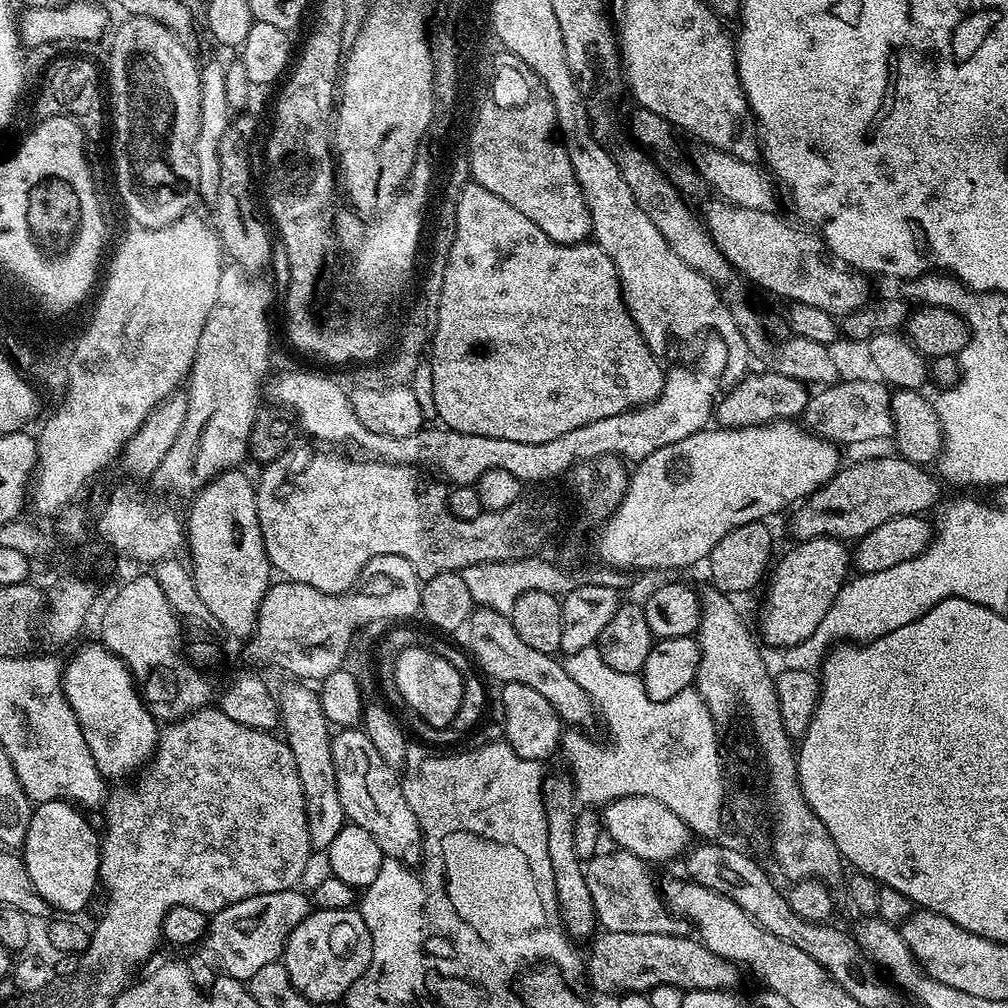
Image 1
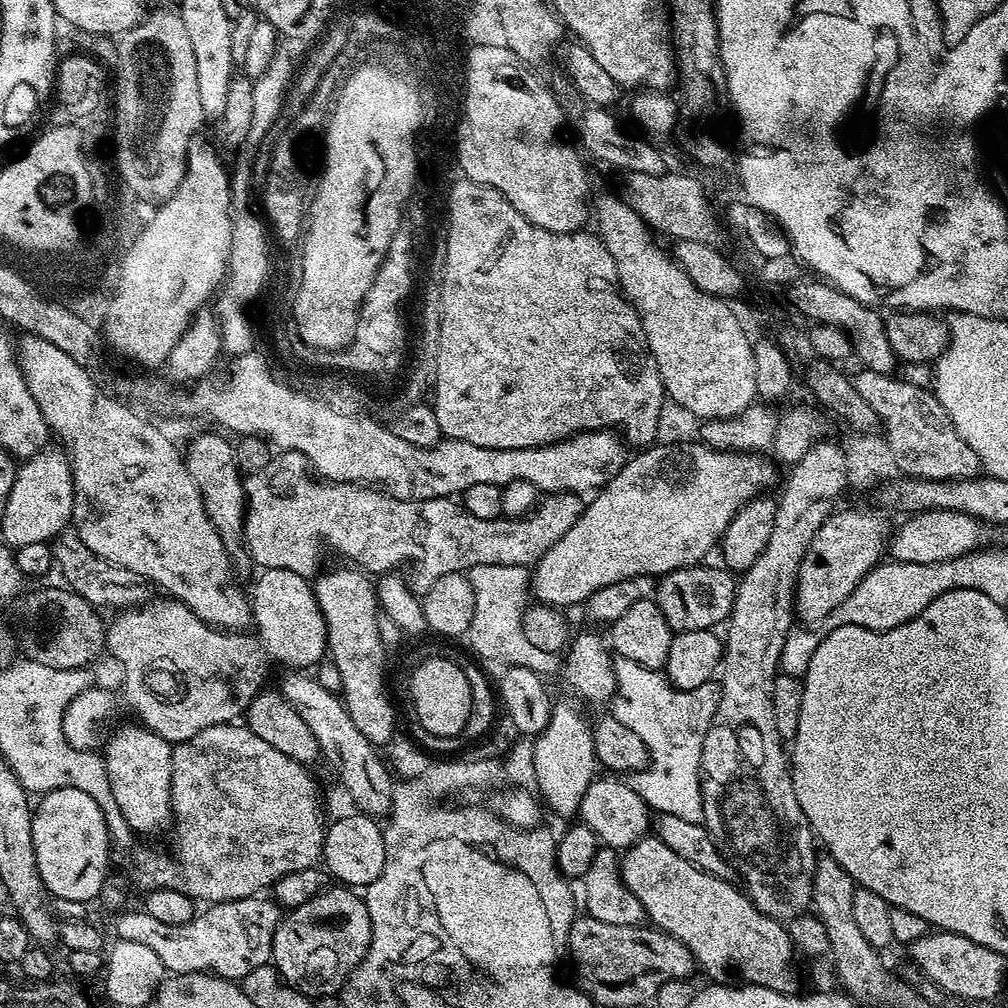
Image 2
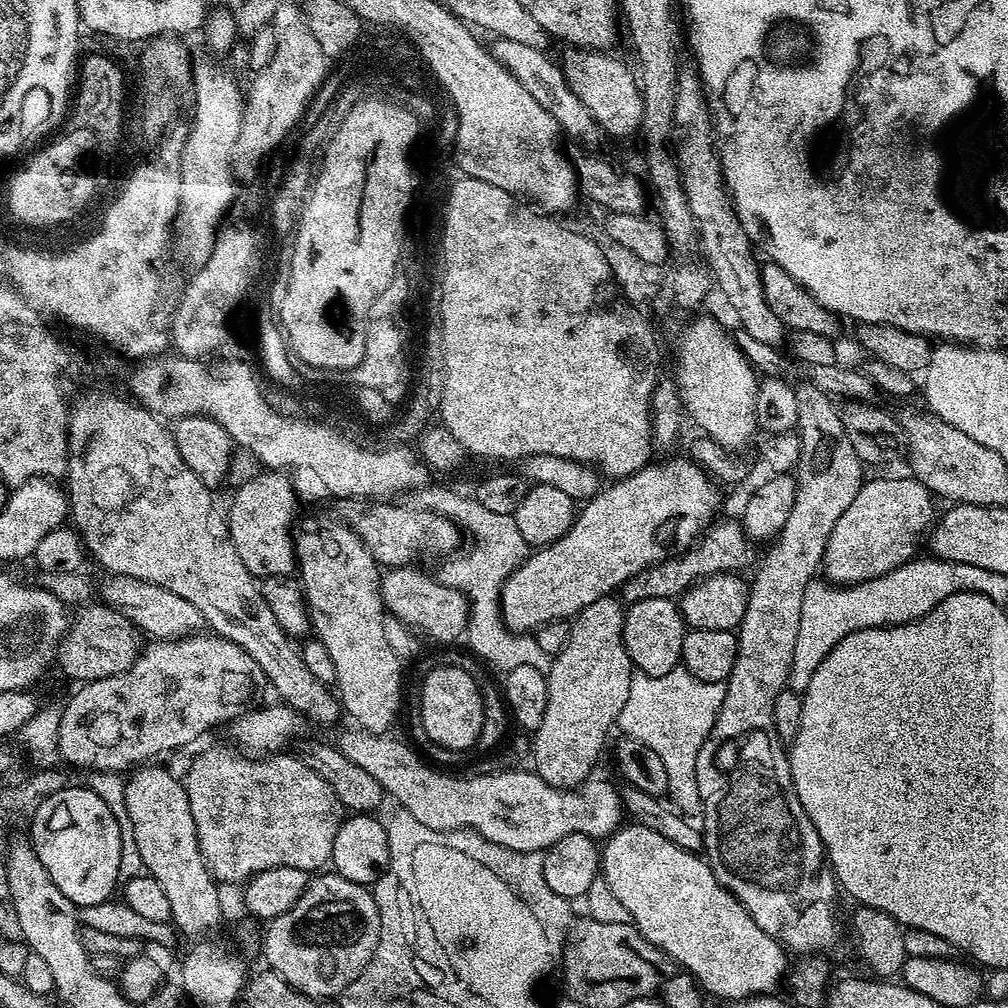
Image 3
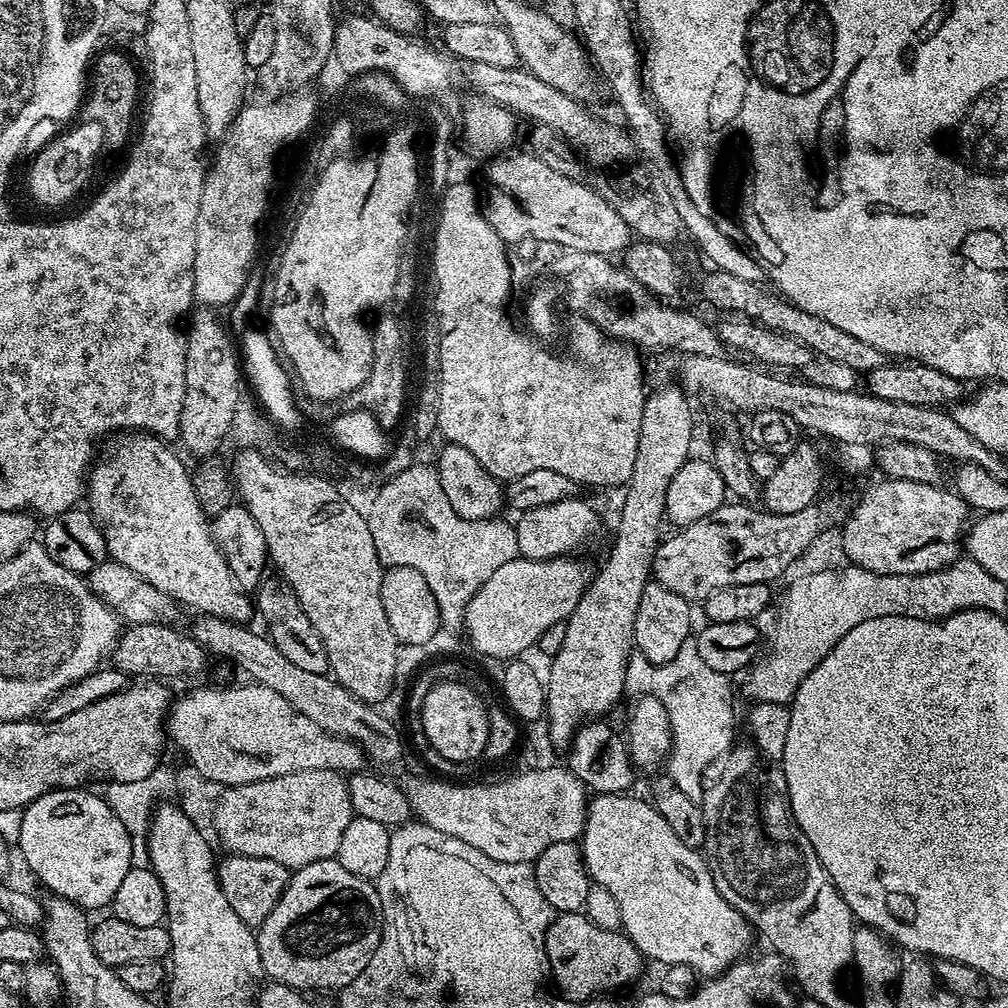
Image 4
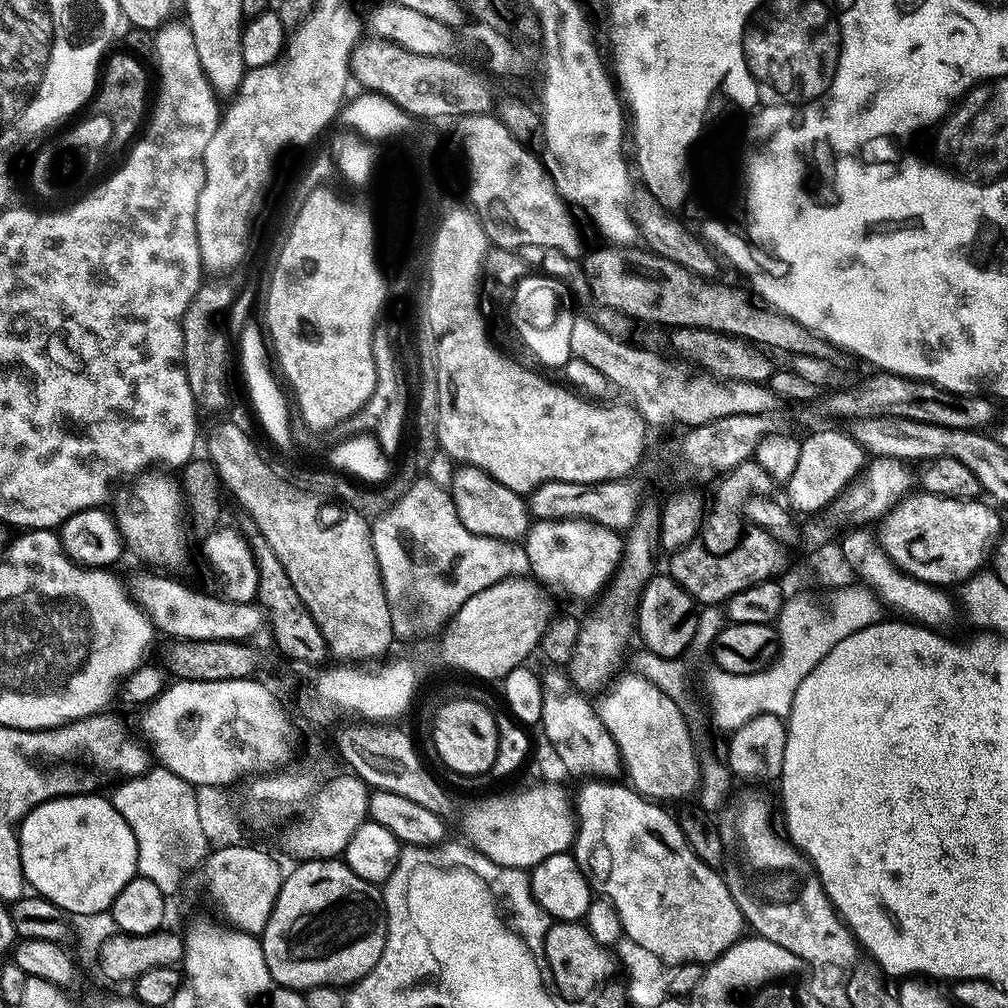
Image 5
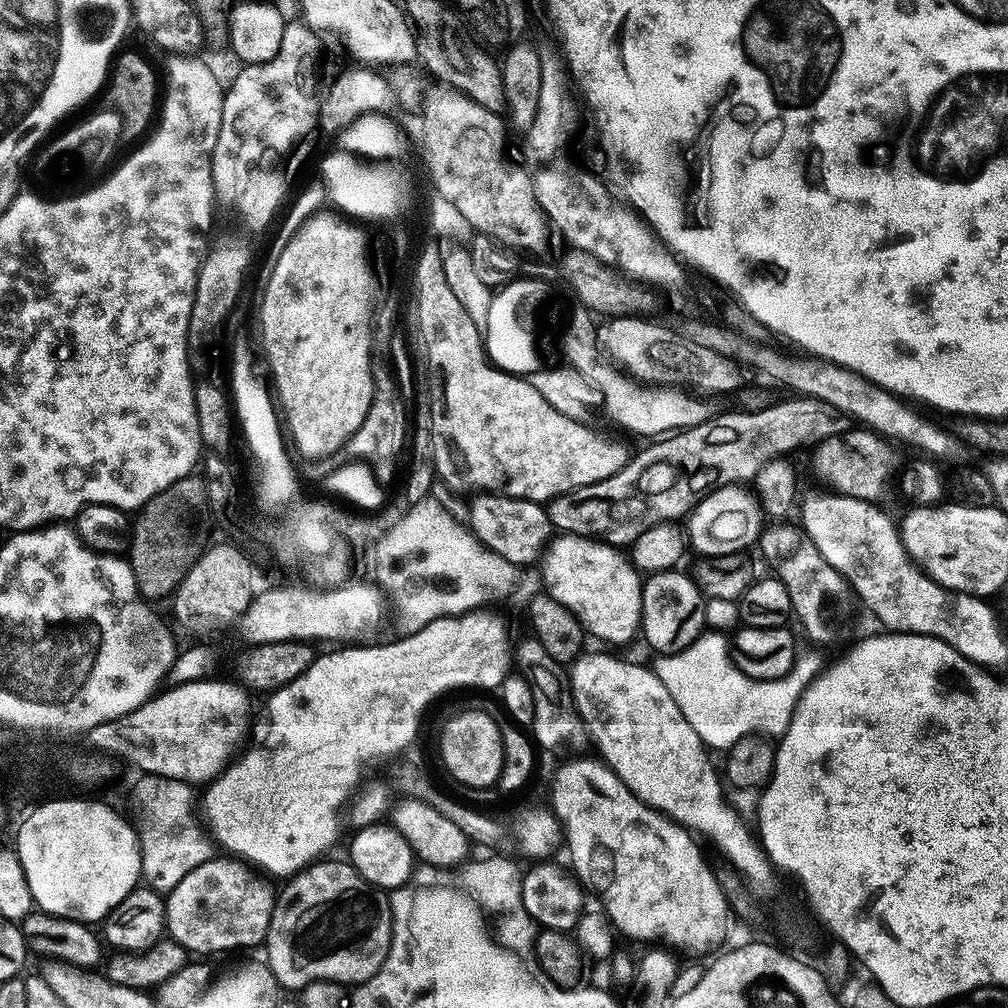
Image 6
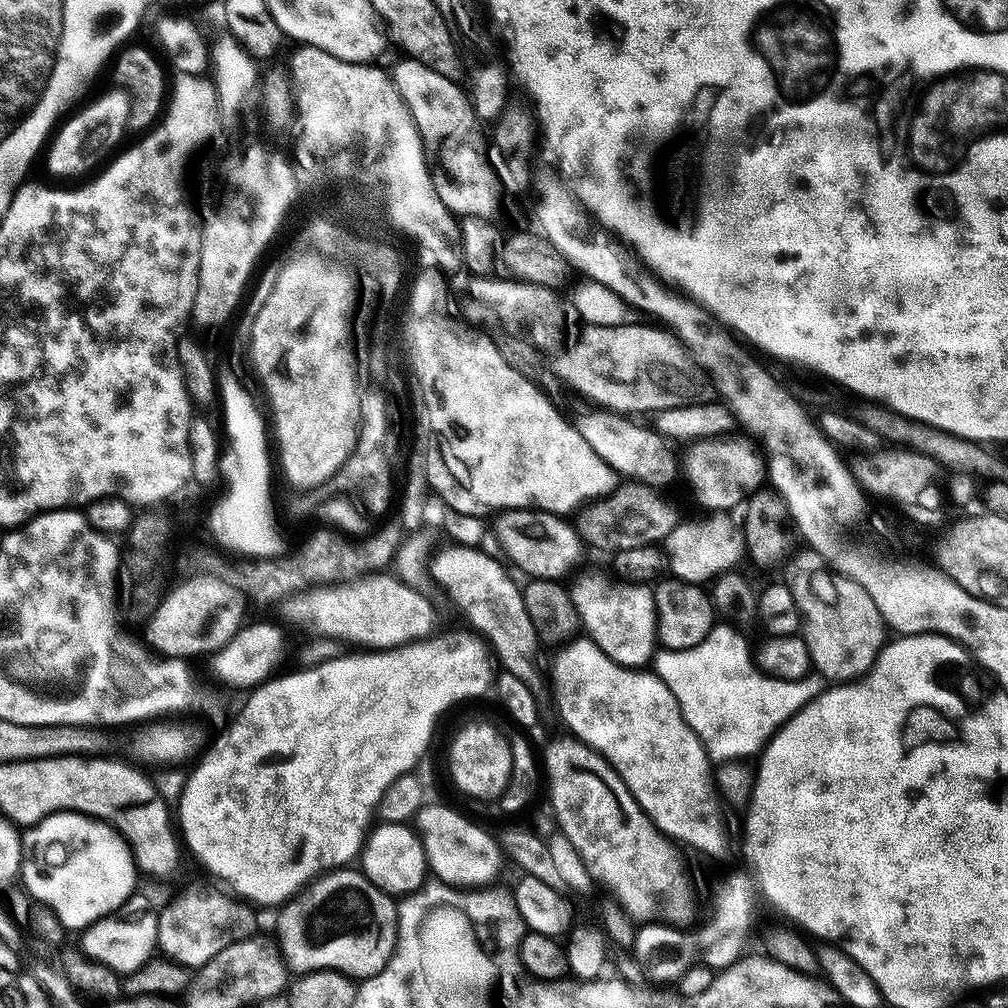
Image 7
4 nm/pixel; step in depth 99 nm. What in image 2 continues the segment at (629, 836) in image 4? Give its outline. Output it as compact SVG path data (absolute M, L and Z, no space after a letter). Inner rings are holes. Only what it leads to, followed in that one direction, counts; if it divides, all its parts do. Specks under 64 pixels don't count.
M645 838L623 853L620 876L659 931L684 943L712 982L739 982L791 993L794 945L781 921L762 914L739 887L678 858L670 846Z

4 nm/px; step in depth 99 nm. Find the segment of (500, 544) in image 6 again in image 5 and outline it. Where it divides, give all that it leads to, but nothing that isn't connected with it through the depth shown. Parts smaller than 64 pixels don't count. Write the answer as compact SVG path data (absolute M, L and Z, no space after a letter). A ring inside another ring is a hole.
M460 466L455 470L457 472L452 476L450 493L462 526L476 535L489 536L490 539L523 541L530 527L530 513L525 497L510 490L510 486L502 486L502 482L477 468Z

